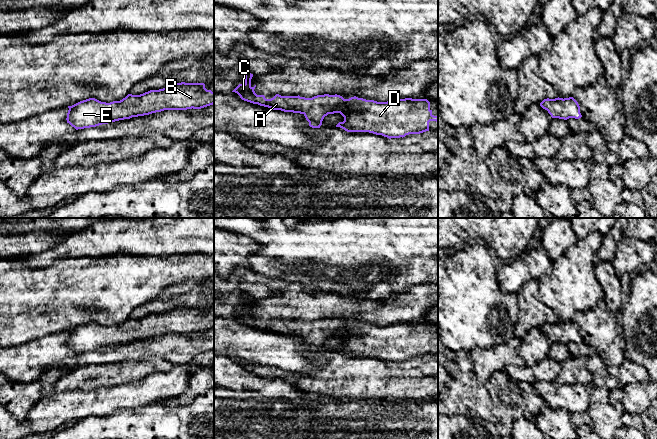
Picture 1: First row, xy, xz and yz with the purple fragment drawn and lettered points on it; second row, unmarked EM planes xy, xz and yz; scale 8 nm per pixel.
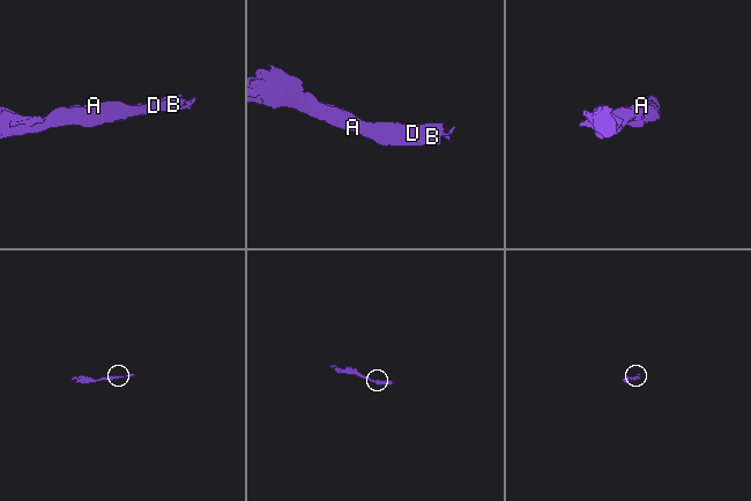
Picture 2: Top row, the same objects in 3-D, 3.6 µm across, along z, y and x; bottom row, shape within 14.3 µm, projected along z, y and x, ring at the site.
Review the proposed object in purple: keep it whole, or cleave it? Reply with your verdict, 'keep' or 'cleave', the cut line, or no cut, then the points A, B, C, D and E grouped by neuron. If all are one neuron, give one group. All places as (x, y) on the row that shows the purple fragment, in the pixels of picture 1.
keep | no cut | A B C D E

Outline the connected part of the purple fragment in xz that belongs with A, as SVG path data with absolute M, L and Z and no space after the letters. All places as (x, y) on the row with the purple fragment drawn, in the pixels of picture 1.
M244 72L245 83L232 92L244 101L268 107L273 110L303 114L312 128L320 128L328 114L340 113L344 117L336 127L347 132L369 132L389 139L420 134L429 131L429 122L438 122L432 114L427 99L405 98L387 102L366 100L356 96L344 99L340 95L317 95L312 98L281 96L271 99L257 95L251 86L253 74Z

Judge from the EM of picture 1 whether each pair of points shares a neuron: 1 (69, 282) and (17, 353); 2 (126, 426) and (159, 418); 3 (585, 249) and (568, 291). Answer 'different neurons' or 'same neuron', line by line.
1: different neurons
2: same neuron
3: same neuron

